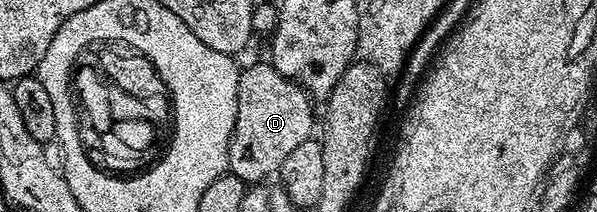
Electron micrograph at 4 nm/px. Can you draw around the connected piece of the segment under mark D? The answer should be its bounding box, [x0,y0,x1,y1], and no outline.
[228,62,314,185]

